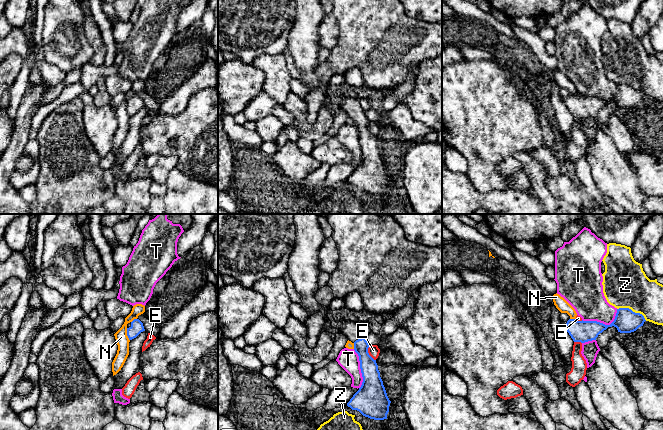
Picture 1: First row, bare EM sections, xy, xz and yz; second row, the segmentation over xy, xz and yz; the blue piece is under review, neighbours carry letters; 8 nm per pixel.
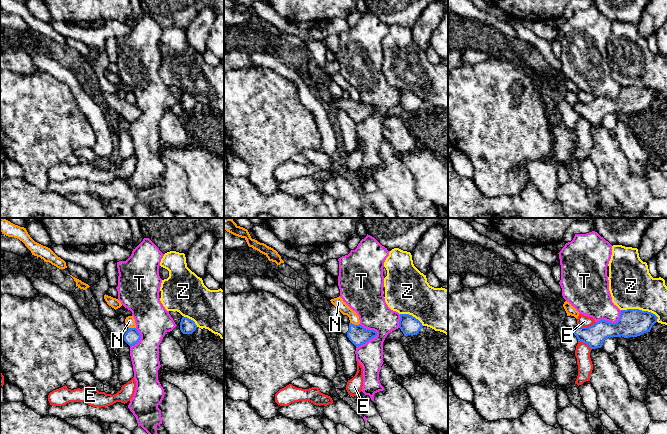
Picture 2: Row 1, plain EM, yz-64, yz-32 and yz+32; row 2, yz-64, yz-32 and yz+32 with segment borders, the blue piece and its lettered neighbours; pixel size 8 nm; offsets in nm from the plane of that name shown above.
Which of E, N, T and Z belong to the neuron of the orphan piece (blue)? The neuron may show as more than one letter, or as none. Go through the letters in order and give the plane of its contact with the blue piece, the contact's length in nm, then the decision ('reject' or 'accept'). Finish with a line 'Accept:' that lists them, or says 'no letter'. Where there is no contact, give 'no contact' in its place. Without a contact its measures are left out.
E: meets blue in xz; contact 140 nm long; reject
N: meets blue in xy; contact 110 nm long; reject
T: meets blue in yz; contact 300 nm long; reject
Z: meets blue in yz; contact 260 nm long; reject
Accept: no letter

